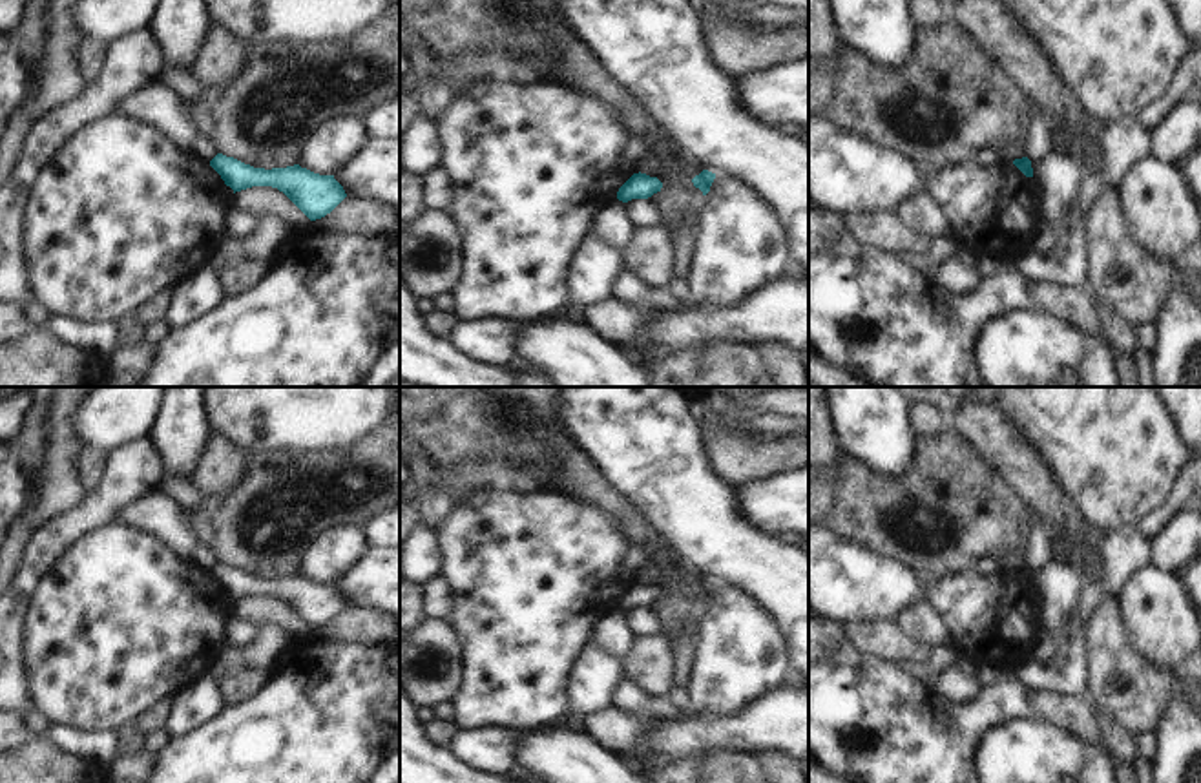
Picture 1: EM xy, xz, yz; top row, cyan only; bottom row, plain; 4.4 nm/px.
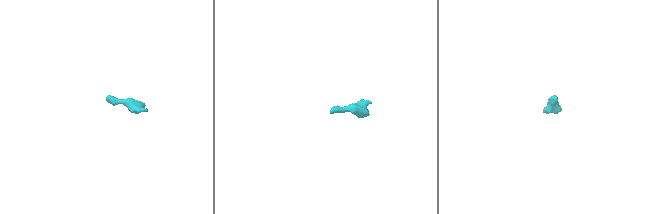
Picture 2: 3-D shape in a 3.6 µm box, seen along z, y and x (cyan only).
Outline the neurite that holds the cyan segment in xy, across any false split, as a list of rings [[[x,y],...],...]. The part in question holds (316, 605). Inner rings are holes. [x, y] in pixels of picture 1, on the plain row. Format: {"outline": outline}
{"outline": [[[217,562],[210,569],[210,575],[221,584],[225,593],[234,599],[234,602],[252,595],[277,597],[310,630],[325,626],[347,606],[334,584],[319,584],[299,573],[265,579]]]}

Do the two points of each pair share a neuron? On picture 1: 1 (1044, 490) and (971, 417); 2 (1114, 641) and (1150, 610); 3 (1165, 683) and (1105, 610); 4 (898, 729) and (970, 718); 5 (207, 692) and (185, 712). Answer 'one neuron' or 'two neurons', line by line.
1: one neuron
2: two neurons
3: one neuron
4: one neuron
5: one neuron

